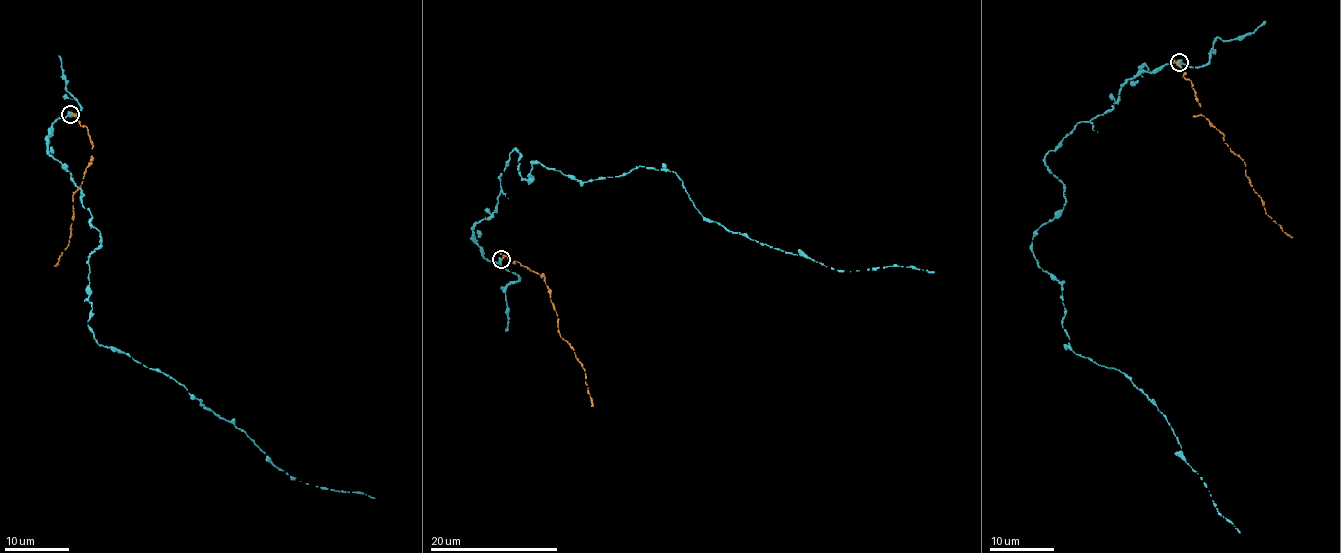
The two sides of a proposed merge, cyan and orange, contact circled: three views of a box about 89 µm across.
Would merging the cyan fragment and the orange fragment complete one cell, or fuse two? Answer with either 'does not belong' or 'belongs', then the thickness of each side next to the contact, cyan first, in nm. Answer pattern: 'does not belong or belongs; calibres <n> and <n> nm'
does not belong; calibres 320 and 160 nm

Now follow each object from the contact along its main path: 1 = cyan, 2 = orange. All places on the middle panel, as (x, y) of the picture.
1: (500, 259), (473, 233), (513, 149), (530, 183), (530, 163), (672, 171), (762, 243), (934, 272)
2: (501, 259), (505, 255), (512, 263), (519, 262), (541, 276), (549, 289), (563, 338), (584, 370), (591, 406)

